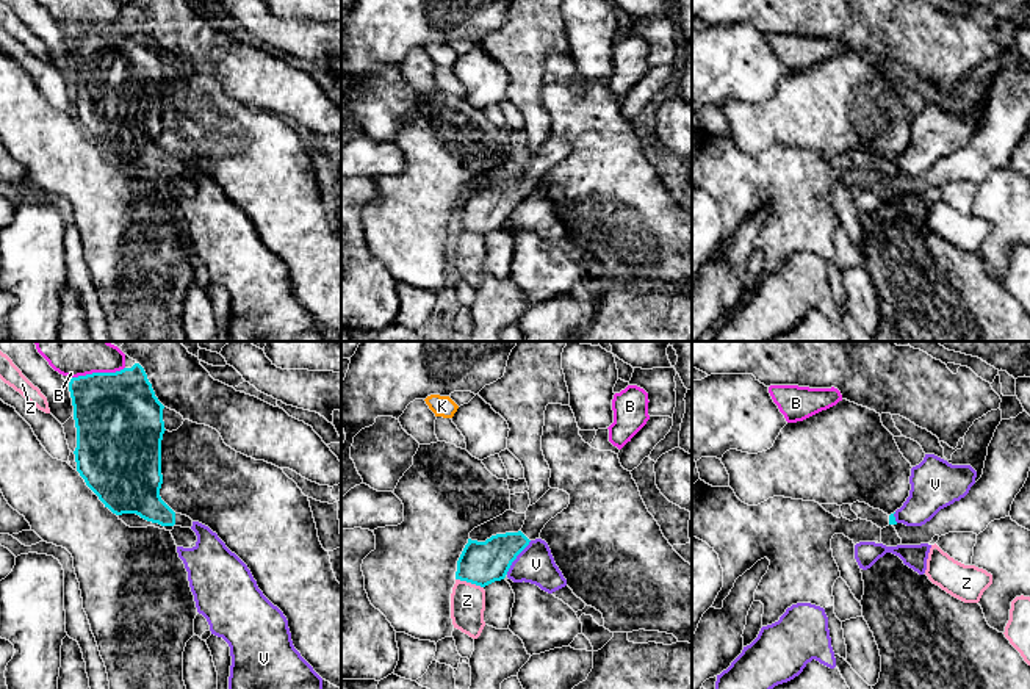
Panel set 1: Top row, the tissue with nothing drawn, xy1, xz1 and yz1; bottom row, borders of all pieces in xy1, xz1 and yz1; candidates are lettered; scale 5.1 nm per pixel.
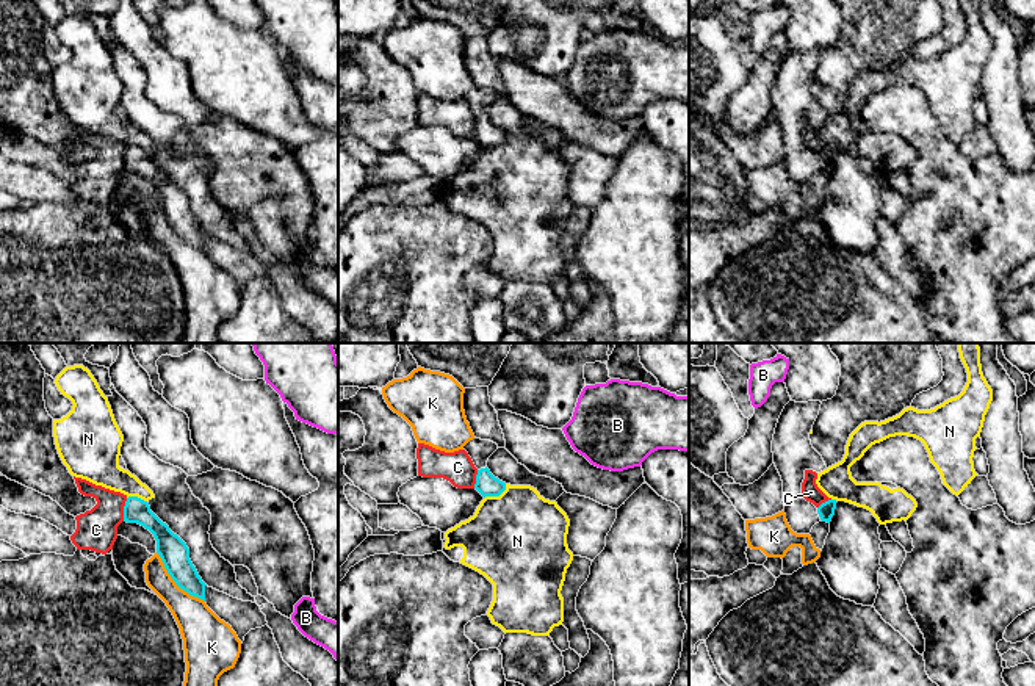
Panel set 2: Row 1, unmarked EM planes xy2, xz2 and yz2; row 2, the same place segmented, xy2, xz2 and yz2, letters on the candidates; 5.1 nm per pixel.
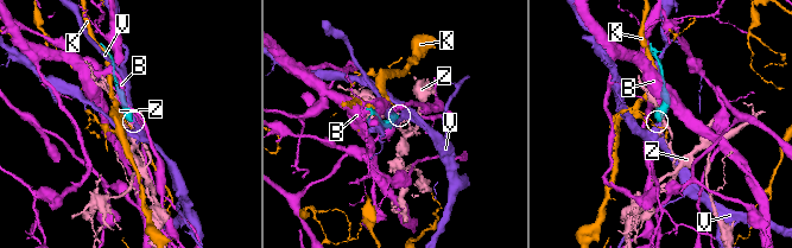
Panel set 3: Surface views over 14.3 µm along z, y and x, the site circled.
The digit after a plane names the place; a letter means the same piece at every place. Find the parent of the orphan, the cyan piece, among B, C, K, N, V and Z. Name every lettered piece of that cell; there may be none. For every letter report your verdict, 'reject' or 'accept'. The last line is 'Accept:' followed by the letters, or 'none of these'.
B: reject
C: reject
K: reject
N: reject
V: reject
Z: reject
Accept: none of these

